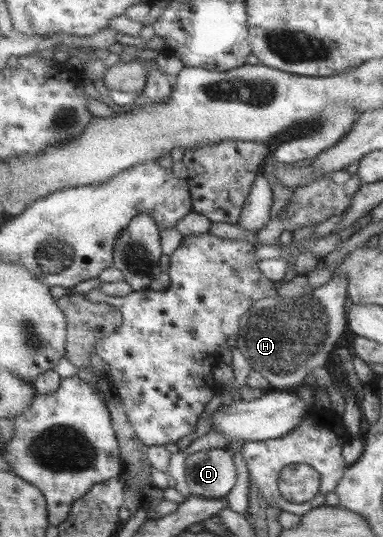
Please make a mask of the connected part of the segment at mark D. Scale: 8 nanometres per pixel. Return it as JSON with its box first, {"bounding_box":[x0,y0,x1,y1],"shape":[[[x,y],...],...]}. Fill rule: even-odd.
{"bounding_box":[184,448,237,497],"shape":[[[226,448],[199,450],[186,456],[184,477],[191,495],[225,497],[235,484],[237,470]]]}

